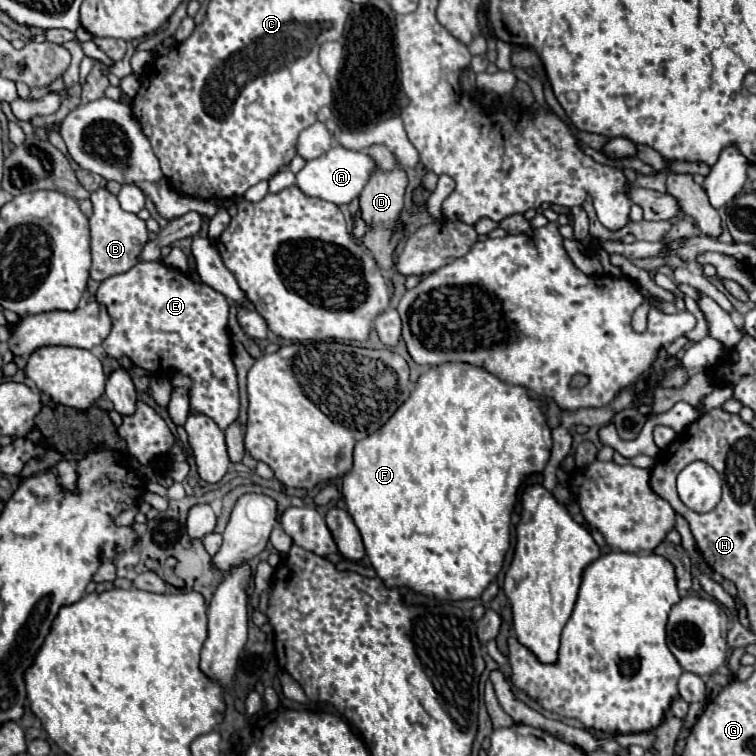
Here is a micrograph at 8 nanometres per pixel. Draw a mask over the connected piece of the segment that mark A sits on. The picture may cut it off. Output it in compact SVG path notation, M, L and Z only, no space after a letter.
M334 146L320 158L308 160L308 164L296 174L296 184L306 196L316 196L334 202L336 206L342 206L342 204L350 204L362 192L372 172L376 172L376 162L370 154L348 150L344 146Z

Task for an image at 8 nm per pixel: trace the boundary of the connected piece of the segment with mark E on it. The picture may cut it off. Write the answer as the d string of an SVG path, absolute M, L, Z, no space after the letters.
M148 262L102 280L96 300L106 304L112 316L112 332L102 342L108 356L128 356L146 370L180 370L194 376L192 412L204 412L222 430L238 418L240 396L228 334L228 302L220 292L192 282L172 266Z

